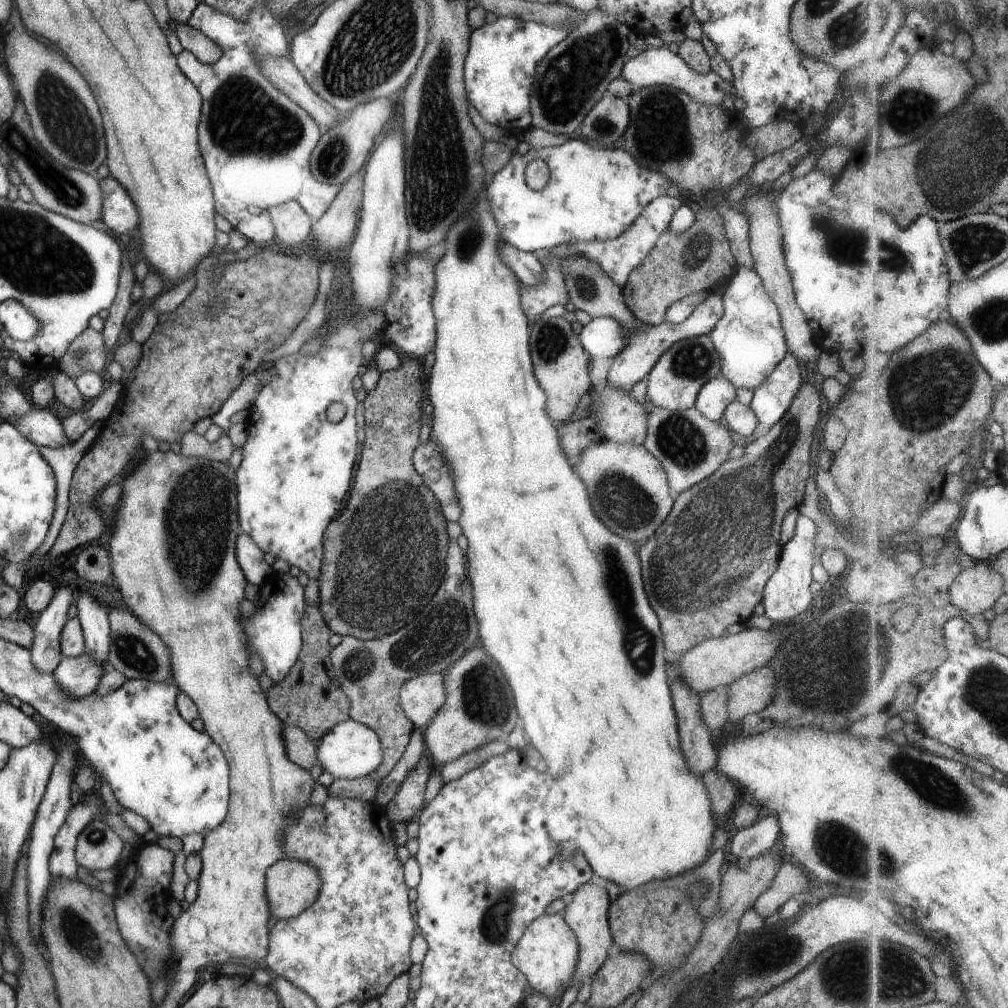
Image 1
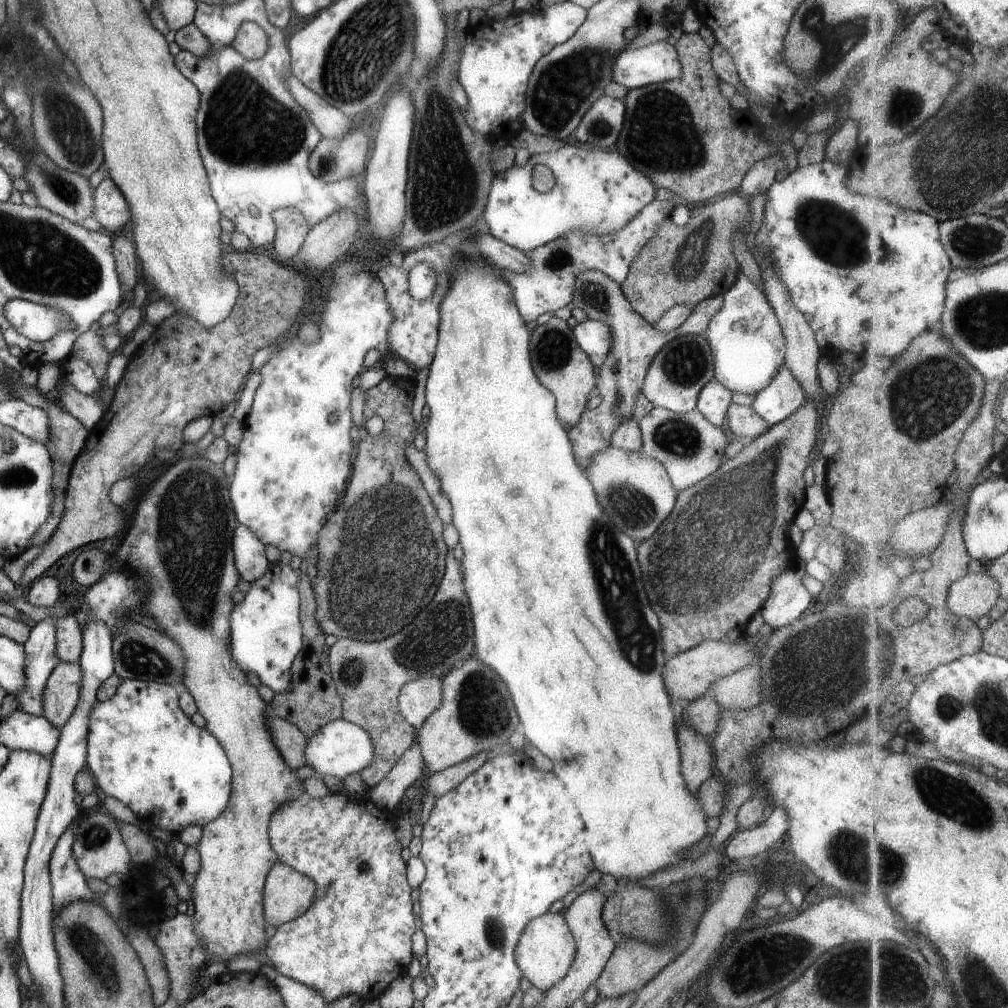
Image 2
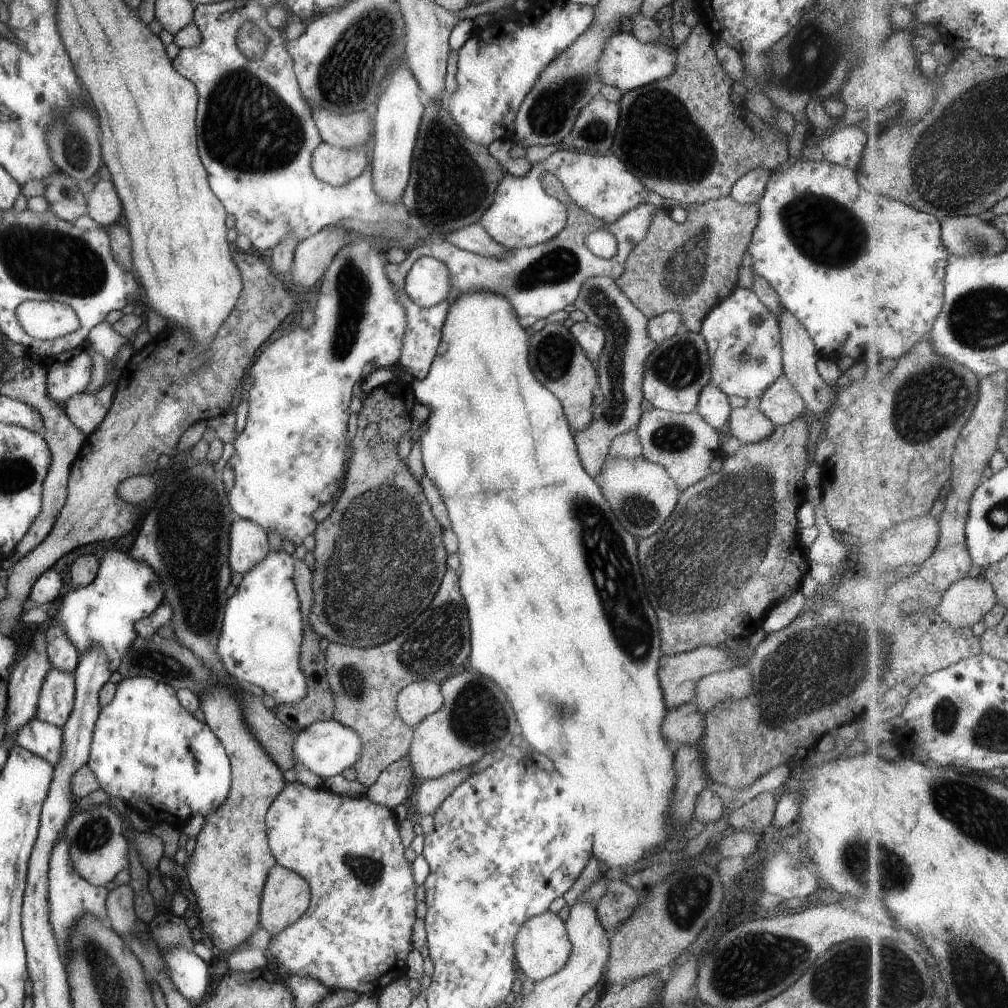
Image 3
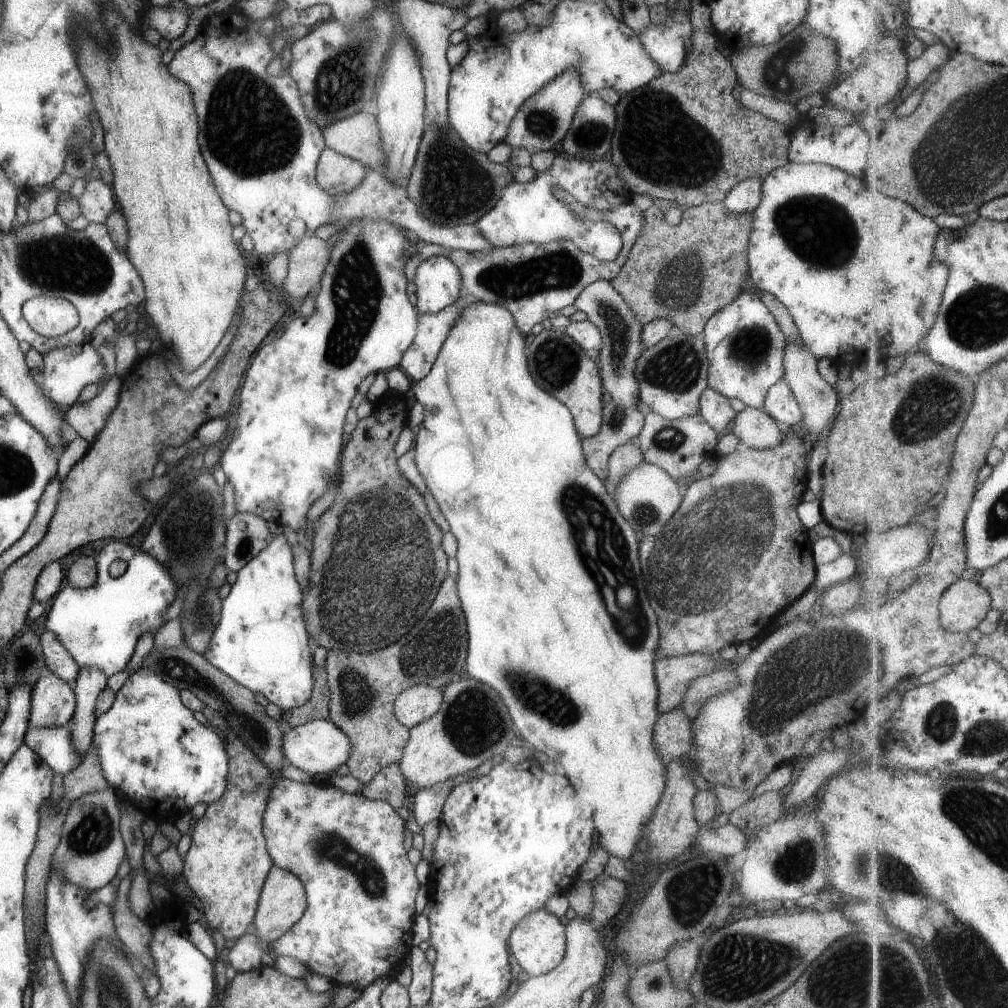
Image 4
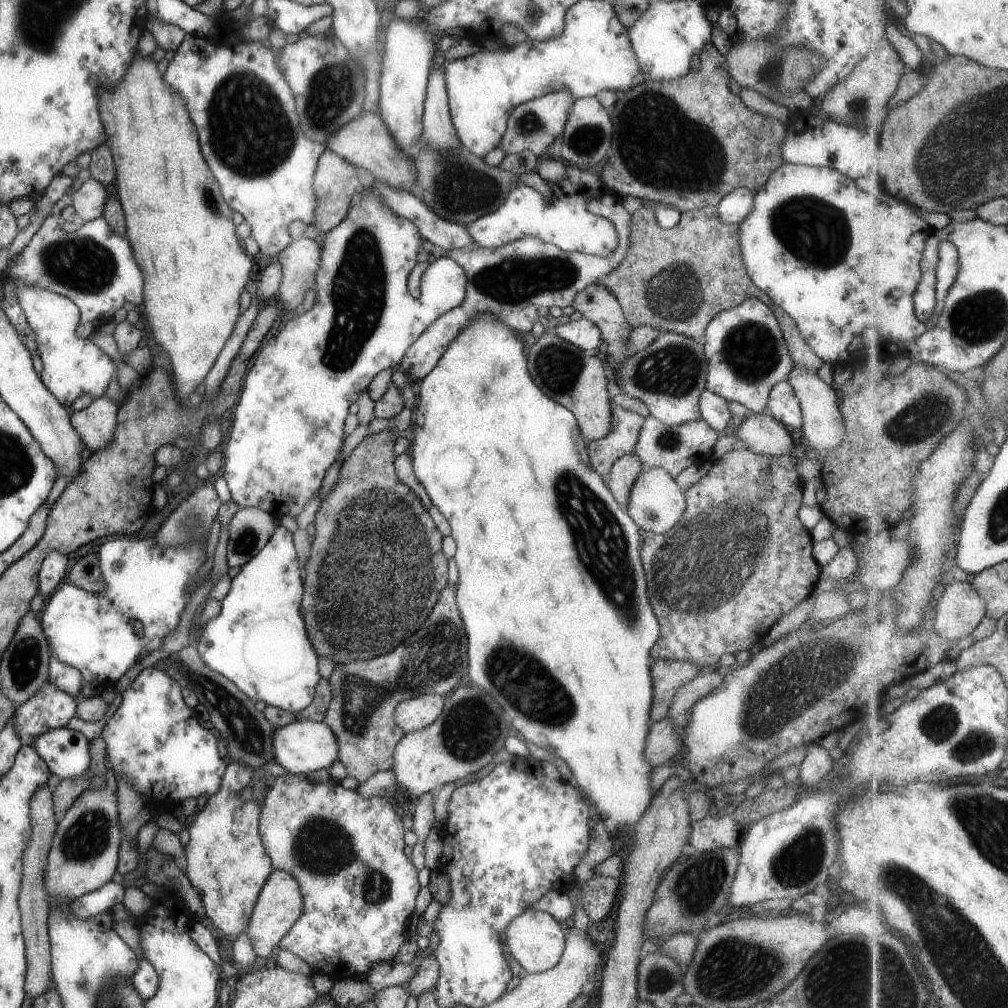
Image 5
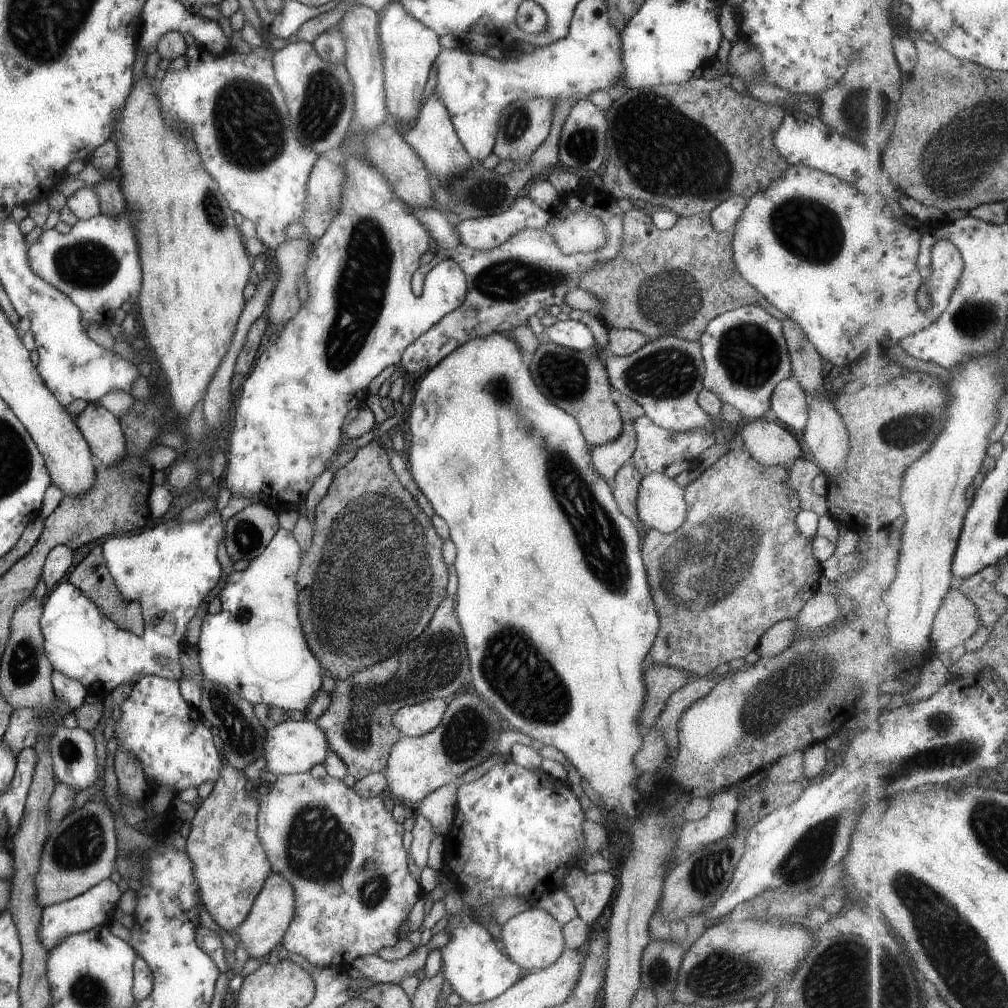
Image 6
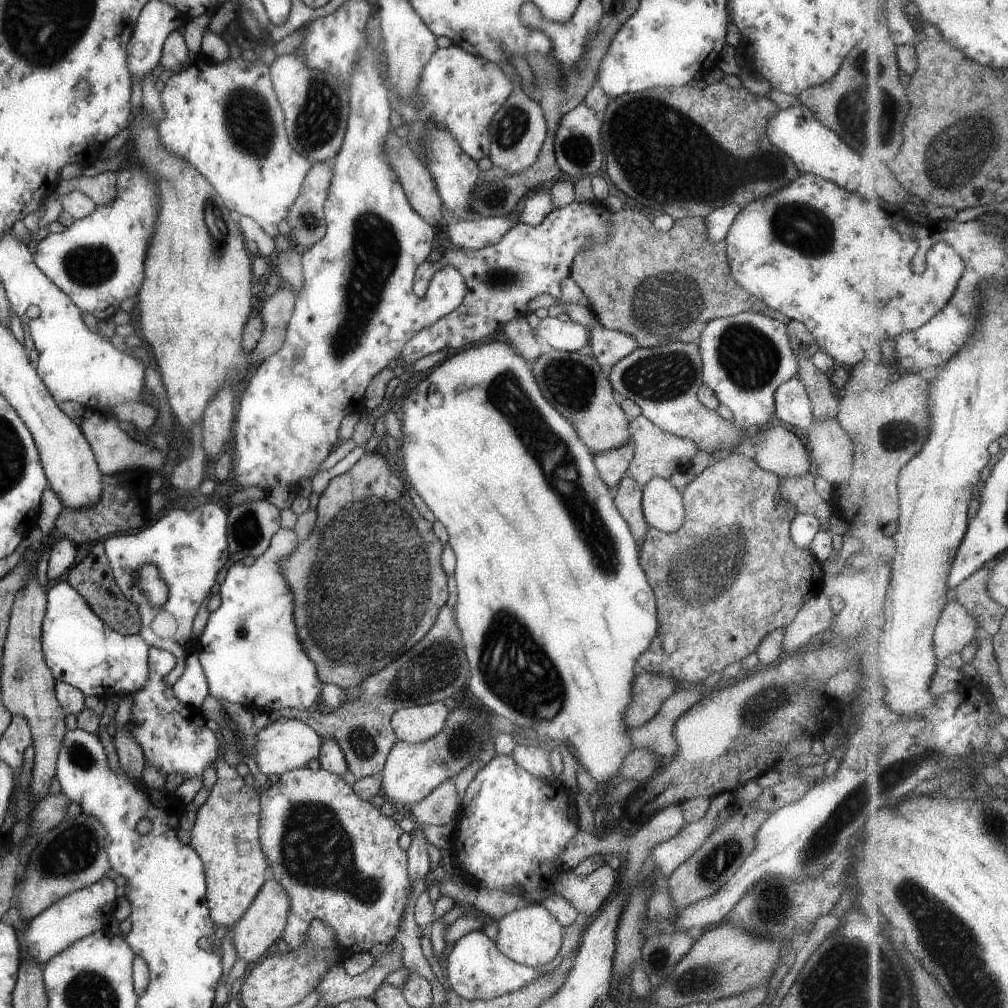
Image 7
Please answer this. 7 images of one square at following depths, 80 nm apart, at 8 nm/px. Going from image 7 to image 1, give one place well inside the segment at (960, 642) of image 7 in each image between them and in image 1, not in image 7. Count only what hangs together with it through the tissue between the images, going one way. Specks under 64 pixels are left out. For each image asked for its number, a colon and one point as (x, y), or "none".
1: (977, 589)
2: (973, 596)
3: (967, 601)
4: (965, 604)
5: (961, 609)
6: (958, 619)

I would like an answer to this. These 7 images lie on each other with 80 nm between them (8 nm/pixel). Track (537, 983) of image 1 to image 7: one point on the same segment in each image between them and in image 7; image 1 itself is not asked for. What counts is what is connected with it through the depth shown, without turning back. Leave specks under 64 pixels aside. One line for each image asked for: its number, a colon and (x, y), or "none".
2: (545, 949)
3: (541, 946)
4: (537, 941)
5: (535, 939)
6: (533, 939)
7: (530, 936)

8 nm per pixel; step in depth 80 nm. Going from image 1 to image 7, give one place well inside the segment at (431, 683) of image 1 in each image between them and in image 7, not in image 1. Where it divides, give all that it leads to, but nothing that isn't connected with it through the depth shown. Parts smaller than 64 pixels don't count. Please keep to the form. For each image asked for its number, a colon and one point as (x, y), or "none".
2: (417, 699)
3: (418, 699)
4: (417, 703)
5: (416, 712)
6: (410, 720)
7: (414, 724)

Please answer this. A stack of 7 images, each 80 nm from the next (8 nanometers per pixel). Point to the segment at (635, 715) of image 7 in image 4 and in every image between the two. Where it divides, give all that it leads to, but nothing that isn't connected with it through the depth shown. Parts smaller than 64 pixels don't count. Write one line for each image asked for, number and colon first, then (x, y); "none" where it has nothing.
4: (672, 674)
5: (667, 675)
6: (660, 681)

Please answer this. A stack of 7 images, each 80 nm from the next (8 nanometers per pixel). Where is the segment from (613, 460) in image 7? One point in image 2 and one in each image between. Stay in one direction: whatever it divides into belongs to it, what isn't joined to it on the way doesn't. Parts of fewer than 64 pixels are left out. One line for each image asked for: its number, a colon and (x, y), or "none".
2: (635, 342)
3: (619, 368)
4: (620, 420)
5: (621, 437)
6: (606, 458)

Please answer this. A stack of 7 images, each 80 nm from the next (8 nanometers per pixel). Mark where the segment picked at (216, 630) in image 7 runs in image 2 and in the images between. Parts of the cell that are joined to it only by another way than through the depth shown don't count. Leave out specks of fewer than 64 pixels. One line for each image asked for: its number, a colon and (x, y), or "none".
2: (265, 631)
3: (261, 632)
4: (260, 641)
5: (257, 641)
6: (252, 645)

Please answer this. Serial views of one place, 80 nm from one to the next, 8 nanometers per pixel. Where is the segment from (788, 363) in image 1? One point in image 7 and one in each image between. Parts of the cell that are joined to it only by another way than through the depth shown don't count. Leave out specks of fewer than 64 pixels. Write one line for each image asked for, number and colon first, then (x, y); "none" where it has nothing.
2: (783, 394)
3: (779, 402)
4: (779, 403)
5: (782, 404)
6: (787, 401)
7: (792, 405)

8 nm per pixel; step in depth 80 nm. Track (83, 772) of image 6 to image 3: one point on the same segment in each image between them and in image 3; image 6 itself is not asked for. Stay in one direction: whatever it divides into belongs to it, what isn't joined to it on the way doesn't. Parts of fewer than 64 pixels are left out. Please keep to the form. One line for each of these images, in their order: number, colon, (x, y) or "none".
3: (43, 739)
4: (52, 744)
5: (65, 752)

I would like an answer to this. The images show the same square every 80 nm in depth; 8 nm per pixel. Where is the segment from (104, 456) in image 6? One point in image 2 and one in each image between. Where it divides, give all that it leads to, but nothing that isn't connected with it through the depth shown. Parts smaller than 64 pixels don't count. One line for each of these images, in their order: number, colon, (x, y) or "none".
2: (85, 408)
3: (85, 410)
4: (87, 419)
5: (94, 424)

